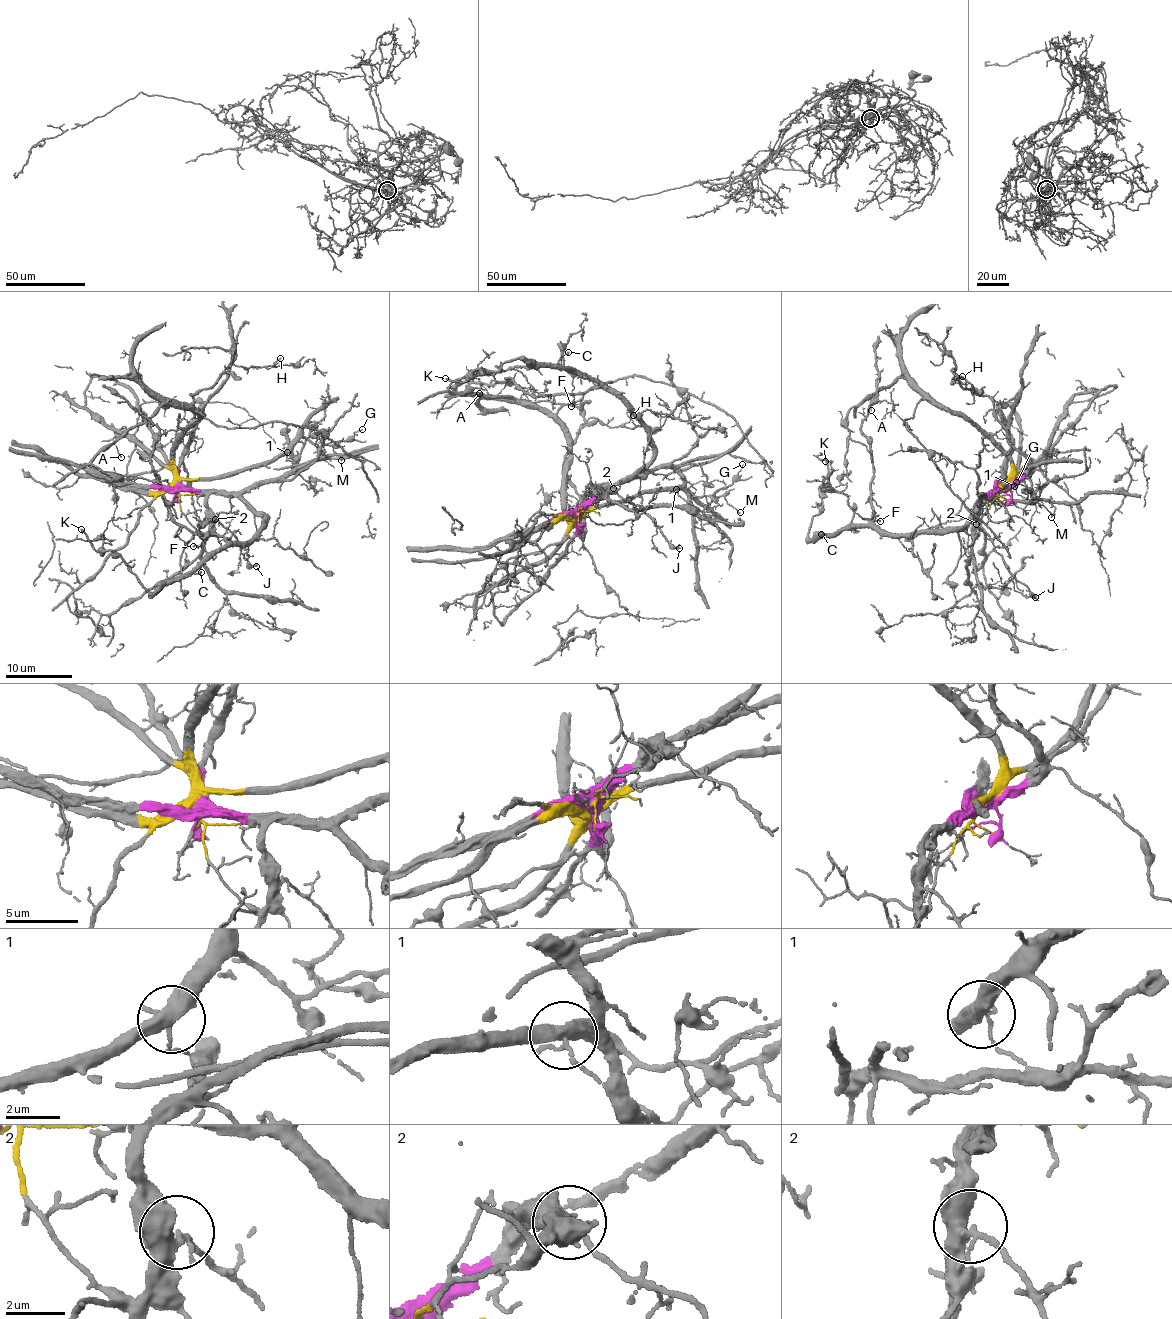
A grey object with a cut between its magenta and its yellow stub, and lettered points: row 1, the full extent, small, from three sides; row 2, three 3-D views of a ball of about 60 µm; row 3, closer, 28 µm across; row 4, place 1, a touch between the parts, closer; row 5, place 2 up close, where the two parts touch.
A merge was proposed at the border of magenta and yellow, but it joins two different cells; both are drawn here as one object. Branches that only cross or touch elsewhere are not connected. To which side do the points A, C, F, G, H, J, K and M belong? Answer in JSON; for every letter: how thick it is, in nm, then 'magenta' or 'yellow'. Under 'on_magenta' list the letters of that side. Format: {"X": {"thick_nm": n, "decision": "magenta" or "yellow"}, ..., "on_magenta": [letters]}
{"A": {"thick_nm": 100, "decision": "yellow"}, "C": {"thick_nm": 180, "decision": "magenta"}, "F": {"thick_nm": 150, "decision": "magenta"}, "G": {"thick_nm": 100, "decision": "yellow"}, "H": {"thick_nm": 110, "decision": "magenta"}, "J": {"thick_nm": 240, "decision": "magenta"}, "K": {"thick_nm": 220, "decision": "magenta"}, "M": {"thick_nm": 130, "decision": "magenta"}, "on_magenta": ["C", "F", "H", "J", "K", "M"]}

